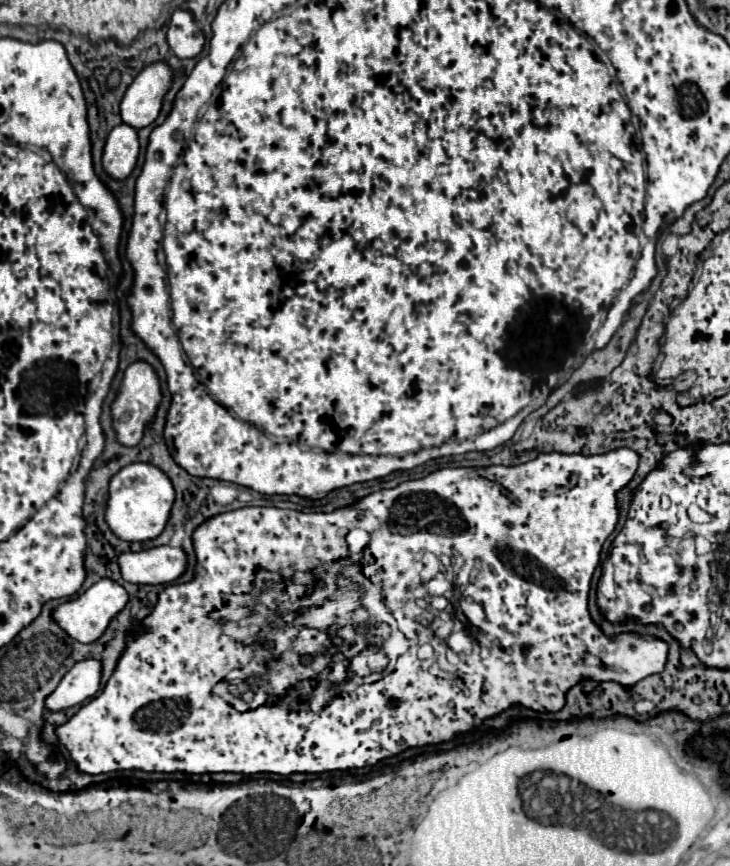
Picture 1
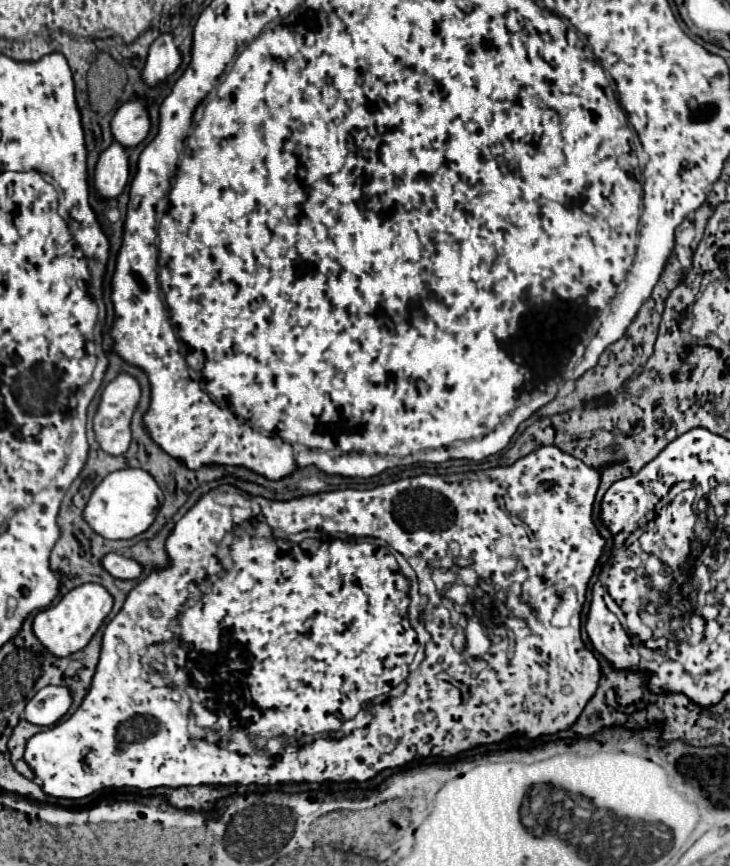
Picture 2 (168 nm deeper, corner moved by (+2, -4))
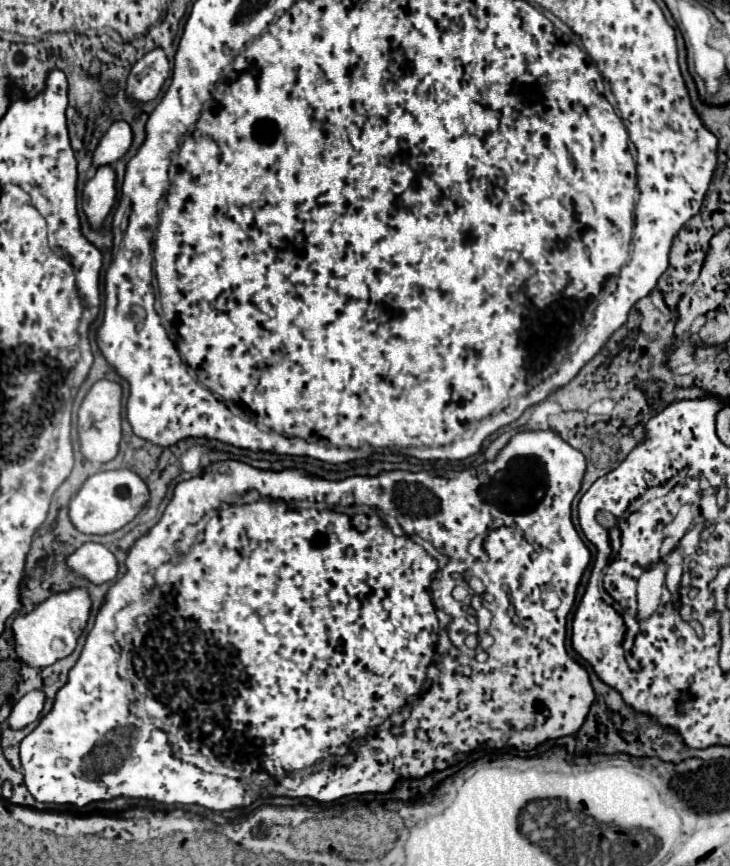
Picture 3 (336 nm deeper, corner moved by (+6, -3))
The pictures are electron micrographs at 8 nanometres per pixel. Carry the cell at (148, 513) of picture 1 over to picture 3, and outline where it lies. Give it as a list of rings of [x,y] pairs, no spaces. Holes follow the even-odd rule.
[[[132,470],[98,472],[90,476],[70,502],[70,520],[84,534],[112,534],[126,526],[148,504],[146,482]]]

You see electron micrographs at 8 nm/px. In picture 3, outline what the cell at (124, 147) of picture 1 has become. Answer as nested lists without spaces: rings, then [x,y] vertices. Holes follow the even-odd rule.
[[[110,164],[98,166],[96,174],[86,182],[82,192],[82,208],[90,220],[90,226],[96,228],[108,216],[116,202],[116,172]]]

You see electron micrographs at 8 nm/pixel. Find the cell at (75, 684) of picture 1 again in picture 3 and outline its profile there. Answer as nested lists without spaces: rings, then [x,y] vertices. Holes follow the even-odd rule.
[[[32,690],[28,692],[14,708],[12,708],[12,714],[10,714],[10,728],[14,730],[20,730],[32,722],[36,722],[40,718],[40,712],[44,708],[44,702],[46,702],[46,694],[42,690]]]

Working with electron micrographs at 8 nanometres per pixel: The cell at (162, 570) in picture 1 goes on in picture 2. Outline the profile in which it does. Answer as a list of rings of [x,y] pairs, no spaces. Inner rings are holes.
[[[106,553],[100,565],[116,579],[136,579],[142,573],[142,567],[134,559],[126,559],[118,553]]]

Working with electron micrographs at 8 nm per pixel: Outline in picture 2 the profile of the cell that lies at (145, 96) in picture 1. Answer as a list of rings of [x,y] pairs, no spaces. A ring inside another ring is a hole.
[[[144,99],[124,103],[116,111],[110,127],[112,127],[112,137],[116,143],[124,147],[140,145],[150,131],[150,117],[148,117]]]

